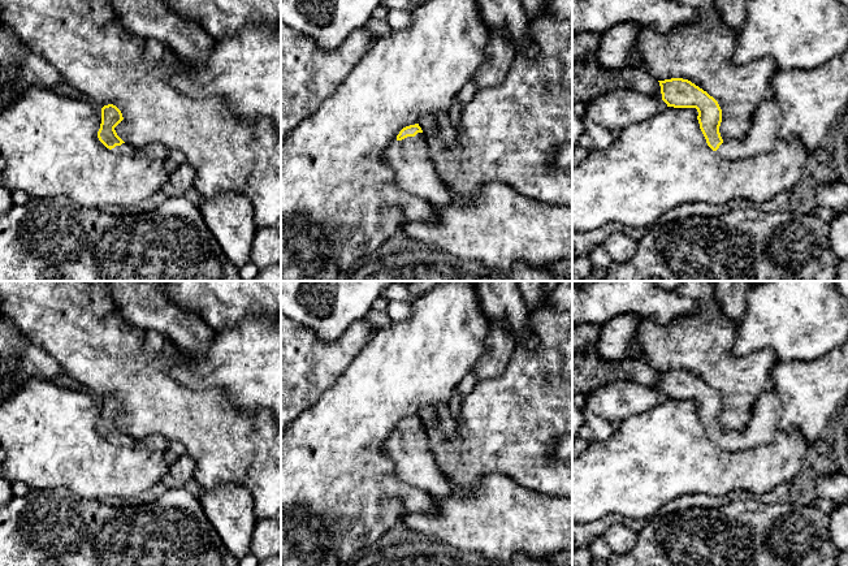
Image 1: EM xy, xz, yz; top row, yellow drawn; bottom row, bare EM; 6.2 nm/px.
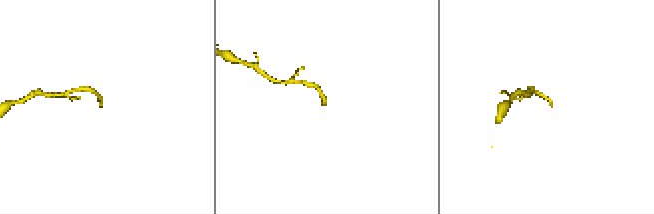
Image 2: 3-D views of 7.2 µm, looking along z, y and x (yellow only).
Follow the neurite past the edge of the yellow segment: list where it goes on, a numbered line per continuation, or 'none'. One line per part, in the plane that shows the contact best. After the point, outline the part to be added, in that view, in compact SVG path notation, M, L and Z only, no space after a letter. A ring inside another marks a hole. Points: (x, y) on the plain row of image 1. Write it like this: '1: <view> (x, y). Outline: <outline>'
1: xz (415, 463). Outline: M423 424L391 432L385 449L394 459L395 472L401 480L431 496L450 494L449 479L438 468Z

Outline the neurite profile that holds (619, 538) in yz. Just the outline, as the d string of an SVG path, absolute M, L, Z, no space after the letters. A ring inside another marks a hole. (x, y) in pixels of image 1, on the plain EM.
M623 522L611 524L603 537L613 553L622 554L635 545L637 533Z

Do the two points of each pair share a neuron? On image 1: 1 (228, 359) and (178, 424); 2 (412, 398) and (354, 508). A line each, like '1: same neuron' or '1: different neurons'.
1: different neurons
2: same neuron

